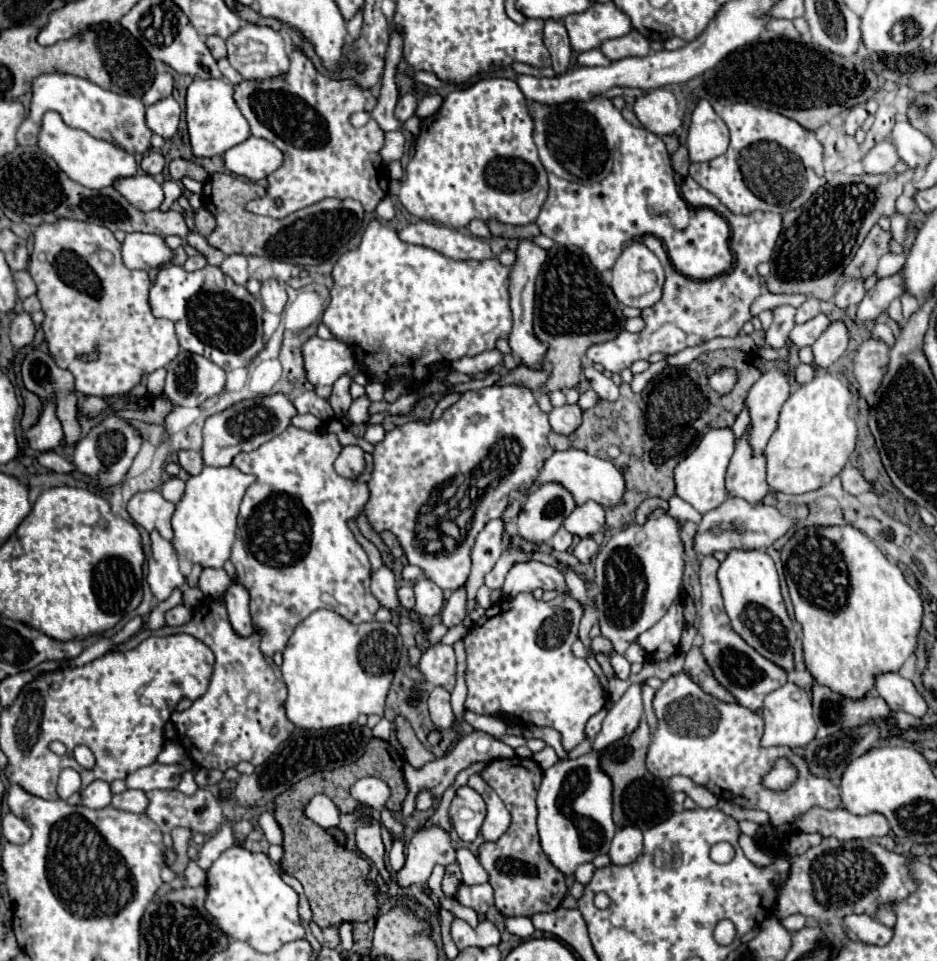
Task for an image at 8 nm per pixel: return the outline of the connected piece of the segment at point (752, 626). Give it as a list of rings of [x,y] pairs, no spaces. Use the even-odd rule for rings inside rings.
[[[732,550],[718,568],[718,582],[734,632],[782,670],[794,670],[792,644],[796,642],[796,632],[780,594],[778,572],[772,558],[762,550]]]

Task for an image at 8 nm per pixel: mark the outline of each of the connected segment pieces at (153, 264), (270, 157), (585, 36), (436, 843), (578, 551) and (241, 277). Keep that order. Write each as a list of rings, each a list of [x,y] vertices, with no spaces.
[[[128,234],[122,242],[122,260],[132,270],[152,270],[170,264],[174,252],[158,234]]]
[[[250,136],[224,154],[224,164],[232,174],[260,182],[284,164],[284,154],[272,142]]]
[[[592,2],[592,6],[586,12],[566,16],[564,26],[568,30],[570,46],[574,52],[600,48],[602,42],[632,32],[630,18],[624,12],[620,12],[614,6],[614,2]]]
[[[440,826],[420,828],[408,844],[406,864],[398,872],[398,884],[412,886],[424,884],[436,864],[448,866],[456,862],[456,852],[450,842],[450,834]]]
[[[582,538],[580,544],[574,548],[574,556],[580,564],[588,564],[592,556],[596,556],[596,552],[598,552],[598,544],[594,542],[594,538]]]
[[[232,254],[232,256],[226,256],[224,262],[220,264],[222,272],[228,274],[236,284],[242,284],[246,286],[250,274],[248,274],[248,260],[242,256],[242,254]]]

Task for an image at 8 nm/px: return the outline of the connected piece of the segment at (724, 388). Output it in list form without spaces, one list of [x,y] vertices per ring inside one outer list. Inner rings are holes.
[[[722,368],[720,372],[710,376],[710,386],[720,394],[728,394],[734,384],[736,384],[736,370],[732,368]]]

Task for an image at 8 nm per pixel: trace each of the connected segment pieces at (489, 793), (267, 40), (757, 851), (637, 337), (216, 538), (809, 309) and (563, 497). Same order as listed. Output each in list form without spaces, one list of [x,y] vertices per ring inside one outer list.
[[[474,774],[468,782],[470,788],[474,788],[486,802],[486,808],[488,808],[488,814],[486,814],[486,820],[482,824],[482,836],[484,840],[488,842],[494,842],[498,840],[510,826],[510,812],[506,810],[504,802],[500,800],[500,796],[482,780],[482,776]]]
[[[244,24],[242,30],[238,30],[234,36],[226,40],[228,44],[228,60],[234,70],[238,70],[246,80],[268,80],[278,78],[280,74],[288,72],[290,60],[284,48],[282,36],[268,28],[268,26],[256,26],[256,24]]]
[[[740,834],[738,842],[740,842],[740,848],[744,850],[746,858],[748,858],[754,866],[770,866],[770,864],[774,862],[774,860],[772,860],[772,856],[768,856],[766,852],[762,852],[762,848],[760,848],[760,846],[750,838],[750,836]]]
[[[690,176],[684,178],[682,190],[684,190],[684,200],[688,202],[688,206],[710,208],[722,218],[726,218],[732,232],[730,246],[734,252],[734,266],[728,274],[716,276],[712,280],[692,280],[680,274],[678,270],[674,270],[660,238],[650,236],[650,234],[644,236],[642,242],[658,256],[658,260],[662,262],[666,270],[664,294],[662,294],[662,300],[656,302],[652,308],[642,310],[646,328],[640,334],[630,334],[622,330],[618,338],[604,344],[594,344],[588,348],[586,352],[588,360],[604,366],[604,370],[608,372],[622,372],[624,368],[630,368],[636,360],[646,360],[654,352],[676,354],[684,350],[686,346],[698,346],[716,336],[736,336],[742,324],[750,320],[750,304],[760,296],[760,278],[758,278],[756,266],[760,262],[770,260],[774,244],[782,228],[782,216],[772,214],[772,212],[754,212],[748,216],[732,214],[714,194],[698,186]]]
[[[204,466],[204,470],[198,476],[190,476],[186,482],[186,494],[172,516],[174,550],[192,564],[200,564],[202,568],[222,568],[222,564],[232,554],[240,502],[244,498],[246,488],[254,480],[256,478],[252,474],[244,474],[234,466]]]
[[[808,298],[808,300],[798,308],[796,324],[804,324],[804,322],[812,320],[816,314],[820,314],[820,304],[818,304],[816,298]]]
[[[546,482],[532,490],[516,518],[522,538],[540,544],[548,542],[560,528],[564,518],[574,510],[576,502],[558,482]]]

